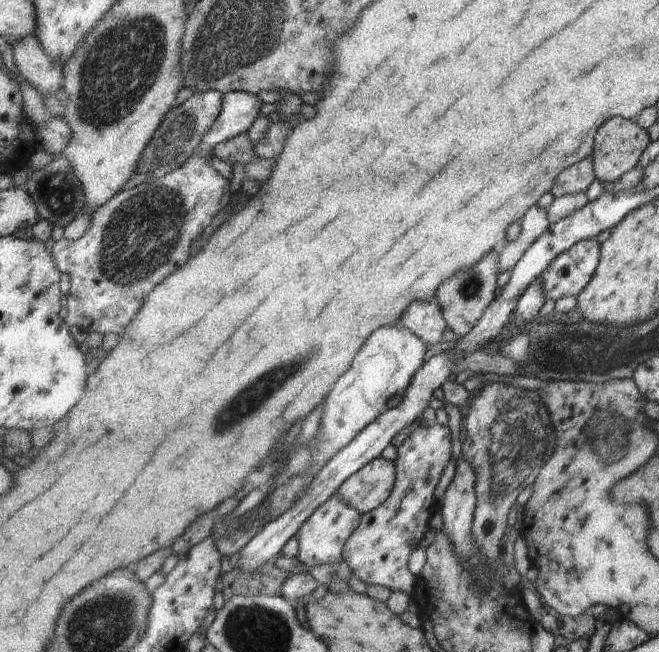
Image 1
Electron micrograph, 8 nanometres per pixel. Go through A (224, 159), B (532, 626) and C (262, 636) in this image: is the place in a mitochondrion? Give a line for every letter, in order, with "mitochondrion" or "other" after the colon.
A: other
B: other
C: mitochondrion

